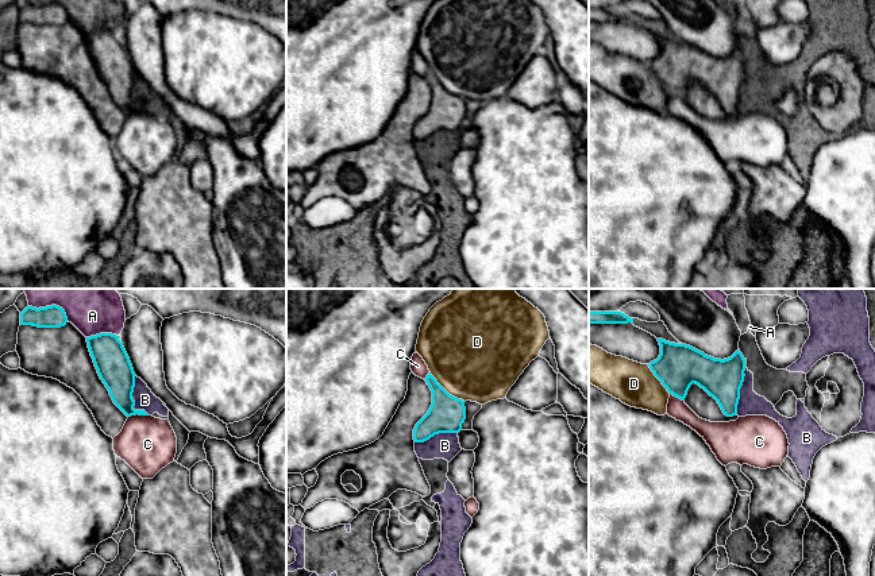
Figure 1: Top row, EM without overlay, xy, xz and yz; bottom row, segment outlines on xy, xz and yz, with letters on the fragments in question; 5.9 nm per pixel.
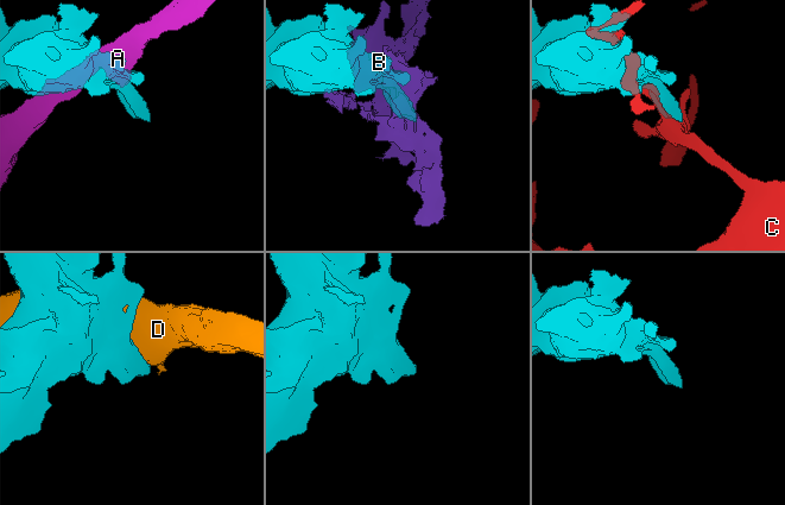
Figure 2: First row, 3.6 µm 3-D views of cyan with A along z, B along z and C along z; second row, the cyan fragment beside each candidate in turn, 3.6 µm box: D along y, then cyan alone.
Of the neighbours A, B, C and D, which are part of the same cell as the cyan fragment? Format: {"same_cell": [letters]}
{"same_cell": []}

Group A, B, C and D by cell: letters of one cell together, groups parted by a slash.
A / B / C / D

